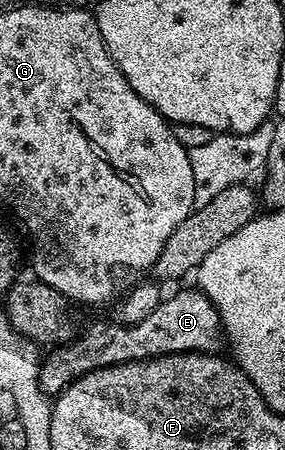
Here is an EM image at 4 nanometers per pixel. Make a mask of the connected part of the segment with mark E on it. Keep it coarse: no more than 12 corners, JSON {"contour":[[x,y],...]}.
{"contour":[[197,287],[135,325],[92,322],[42,357],[43,394],[94,369],[217,354],[220,315]]}

